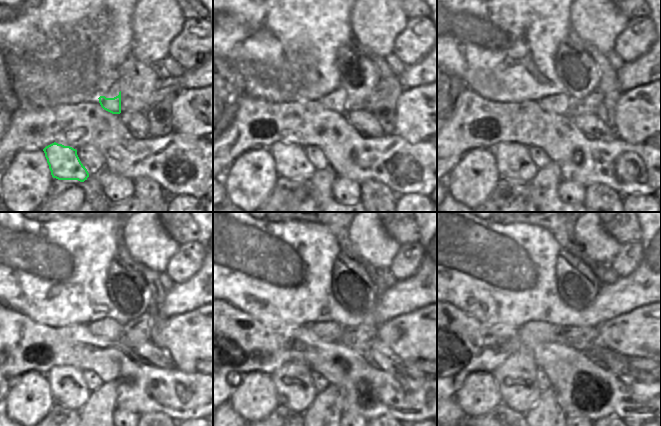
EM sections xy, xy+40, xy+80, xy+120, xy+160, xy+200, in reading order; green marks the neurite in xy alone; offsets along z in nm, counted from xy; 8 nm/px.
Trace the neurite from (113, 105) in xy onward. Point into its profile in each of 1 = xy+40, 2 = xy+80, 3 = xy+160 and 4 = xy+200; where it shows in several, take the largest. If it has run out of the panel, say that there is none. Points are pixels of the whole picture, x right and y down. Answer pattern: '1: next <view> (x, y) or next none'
1: next xy+40 (337, 105)
2: next xy+80 (552, 104)
3: next xy+160 (330, 331)
4: next xy+200 (516, 379)

